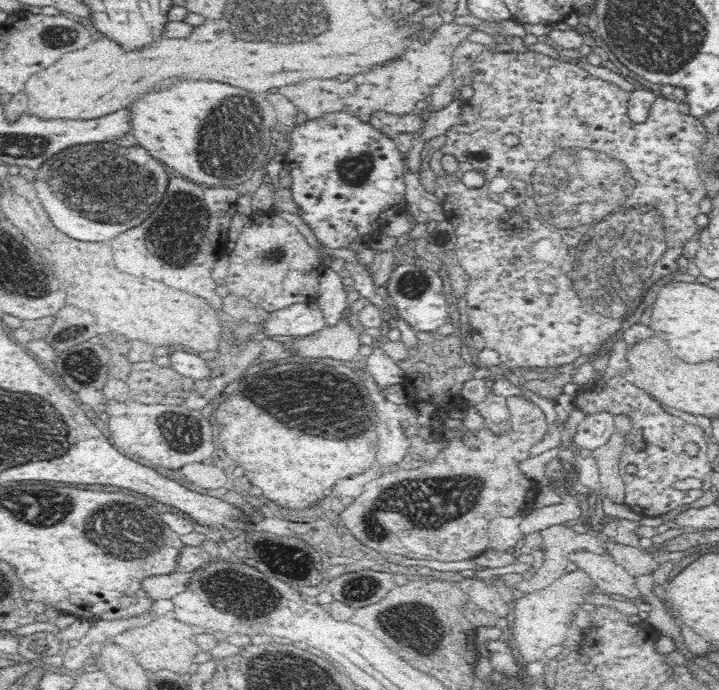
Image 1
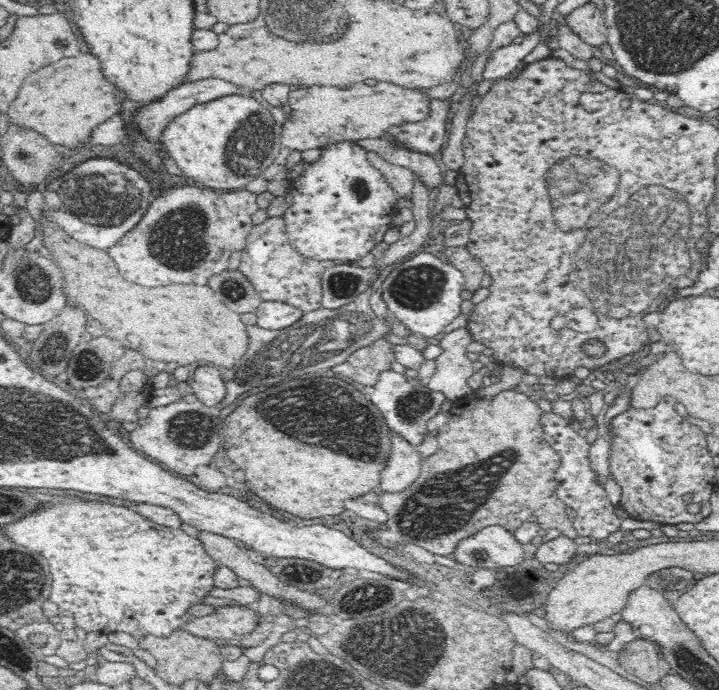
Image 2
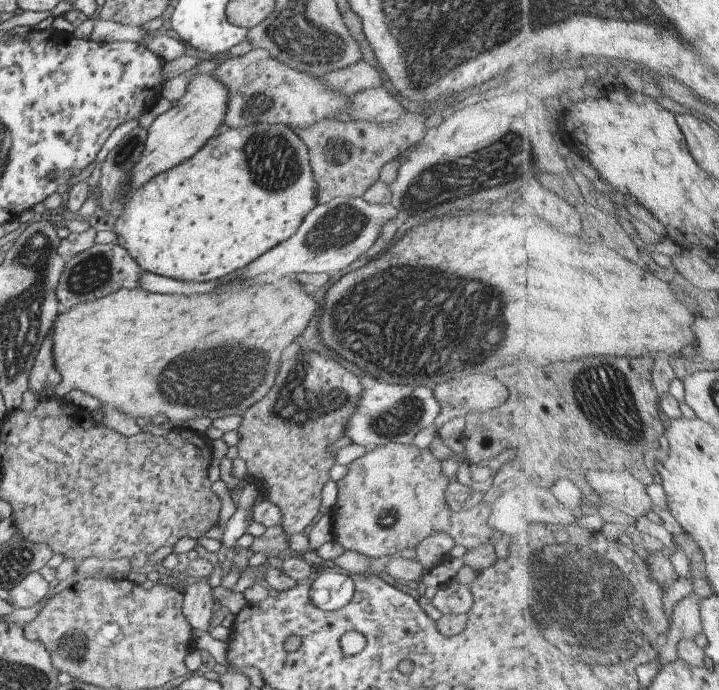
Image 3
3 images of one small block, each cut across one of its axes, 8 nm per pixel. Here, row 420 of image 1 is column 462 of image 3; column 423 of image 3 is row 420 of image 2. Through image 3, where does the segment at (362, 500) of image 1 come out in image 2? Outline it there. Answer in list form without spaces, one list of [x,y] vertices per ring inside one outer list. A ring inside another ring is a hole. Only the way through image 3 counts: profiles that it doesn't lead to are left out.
[[[512,389],[499,392],[491,400],[480,398],[476,404],[467,408],[453,410],[448,422],[435,433],[440,448],[424,460],[420,478],[406,492],[380,496],[380,506],[388,514],[388,522],[383,524],[384,528],[380,528],[382,532],[376,534],[380,544],[396,548],[396,542],[402,545],[410,542],[422,546],[432,554],[451,557],[454,548],[457,548],[463,538],[476,534],[480,529],[500,525],[513,533],[520,524],[528,522],[530,518],[536,518],[539,527],[546,531],[556,528],[565,536],[574,539],[577,533],[572,528],[572,520],[566,515],[567,506],[556,494],[555,474],[560,467],[560,455],[544,439],[544,429],[540,422],[542,414],[543,411],[536,401]],[[492,458],[502,458],[506,460],[504,464],[508,464],[508,468],[504,468],[498,478],[496,472],[490,472],[488,468],[488,464],[494,462]]]

